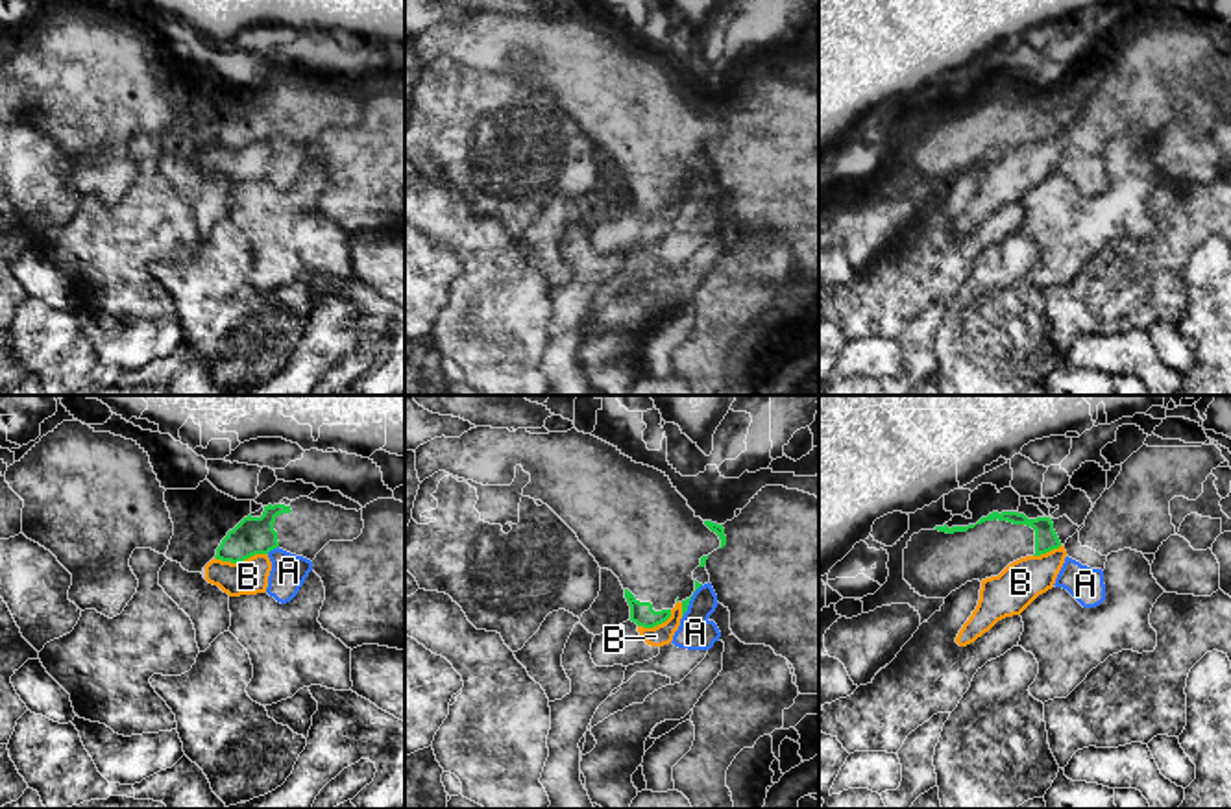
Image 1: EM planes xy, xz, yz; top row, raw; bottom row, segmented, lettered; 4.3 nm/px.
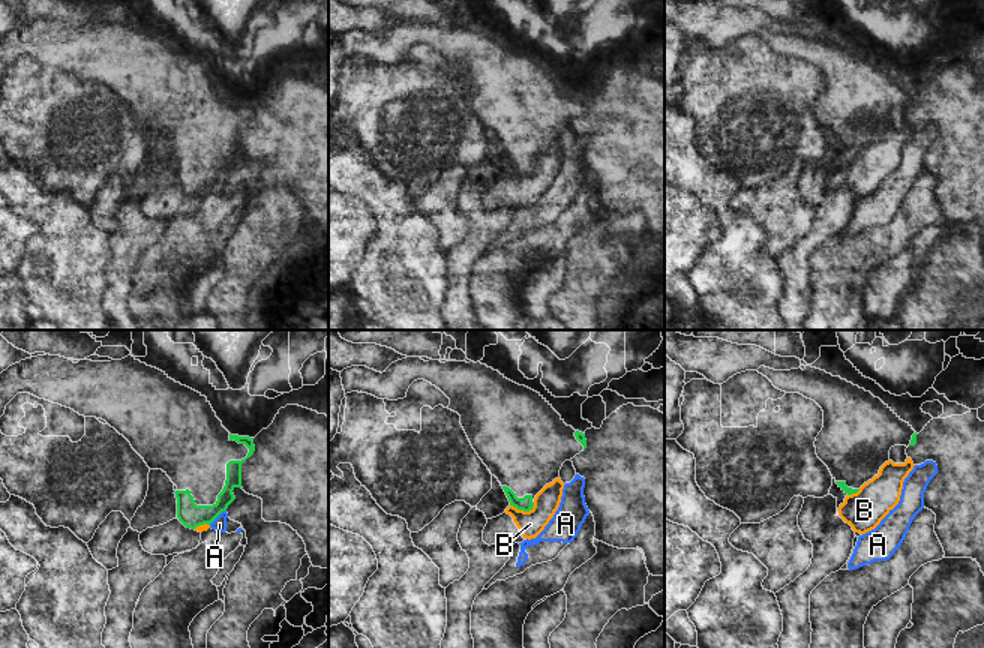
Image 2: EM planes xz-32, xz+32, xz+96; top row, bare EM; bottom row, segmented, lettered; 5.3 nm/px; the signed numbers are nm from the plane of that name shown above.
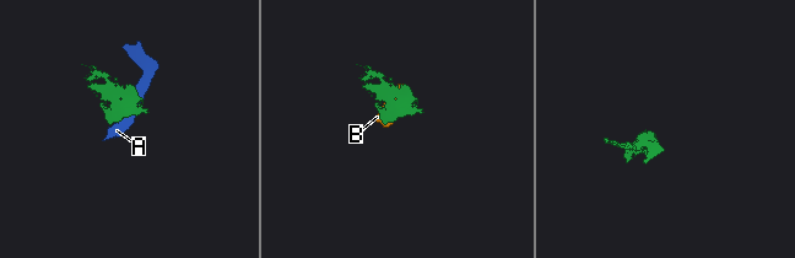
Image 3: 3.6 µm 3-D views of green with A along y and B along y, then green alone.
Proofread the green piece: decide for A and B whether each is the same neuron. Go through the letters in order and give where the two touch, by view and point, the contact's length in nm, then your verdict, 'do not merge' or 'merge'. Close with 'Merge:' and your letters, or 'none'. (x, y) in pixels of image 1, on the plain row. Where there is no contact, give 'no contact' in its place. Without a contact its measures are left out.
A: contact xy (272, 135); length 70 nm; do not merge
B: contact xy (241, 146); length 240 nm; do not merge
Merge: none

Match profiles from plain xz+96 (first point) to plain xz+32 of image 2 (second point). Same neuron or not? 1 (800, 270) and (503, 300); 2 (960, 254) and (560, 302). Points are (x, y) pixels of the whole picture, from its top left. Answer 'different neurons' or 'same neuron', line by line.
1: different neurons
2: same neuron

